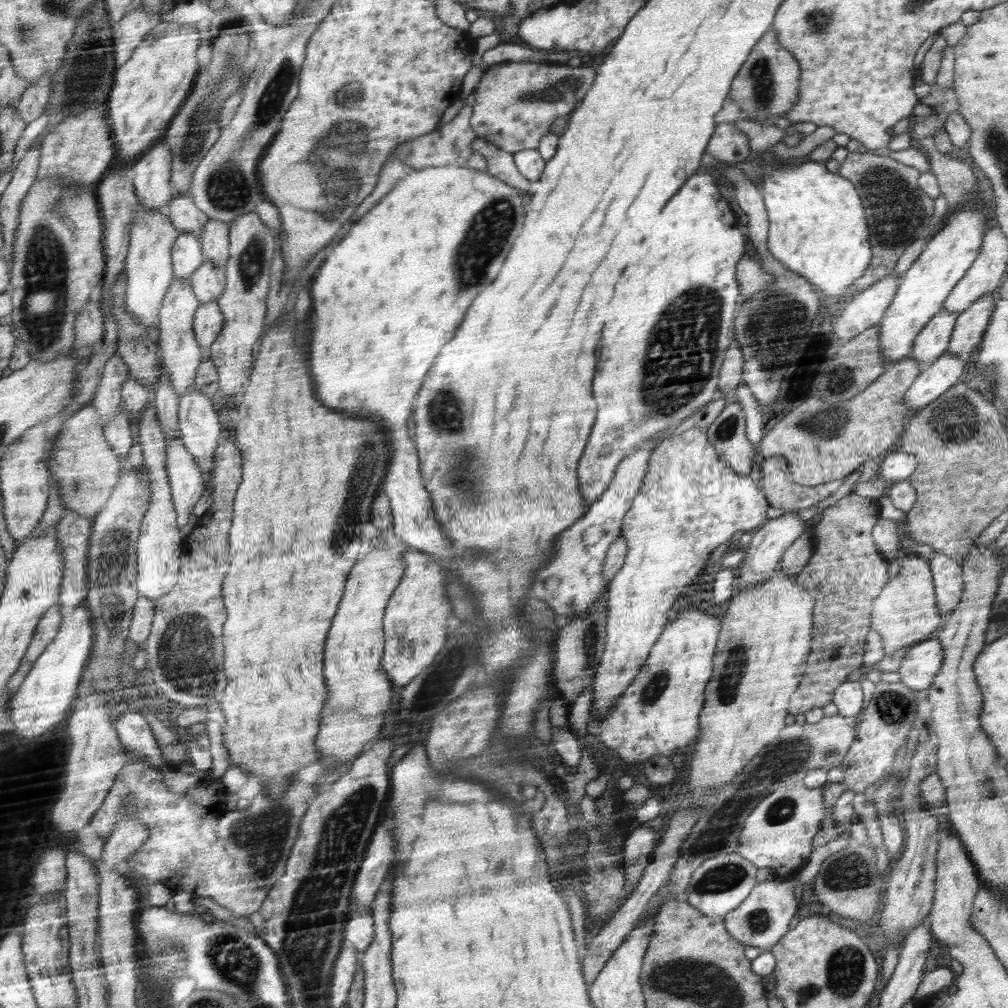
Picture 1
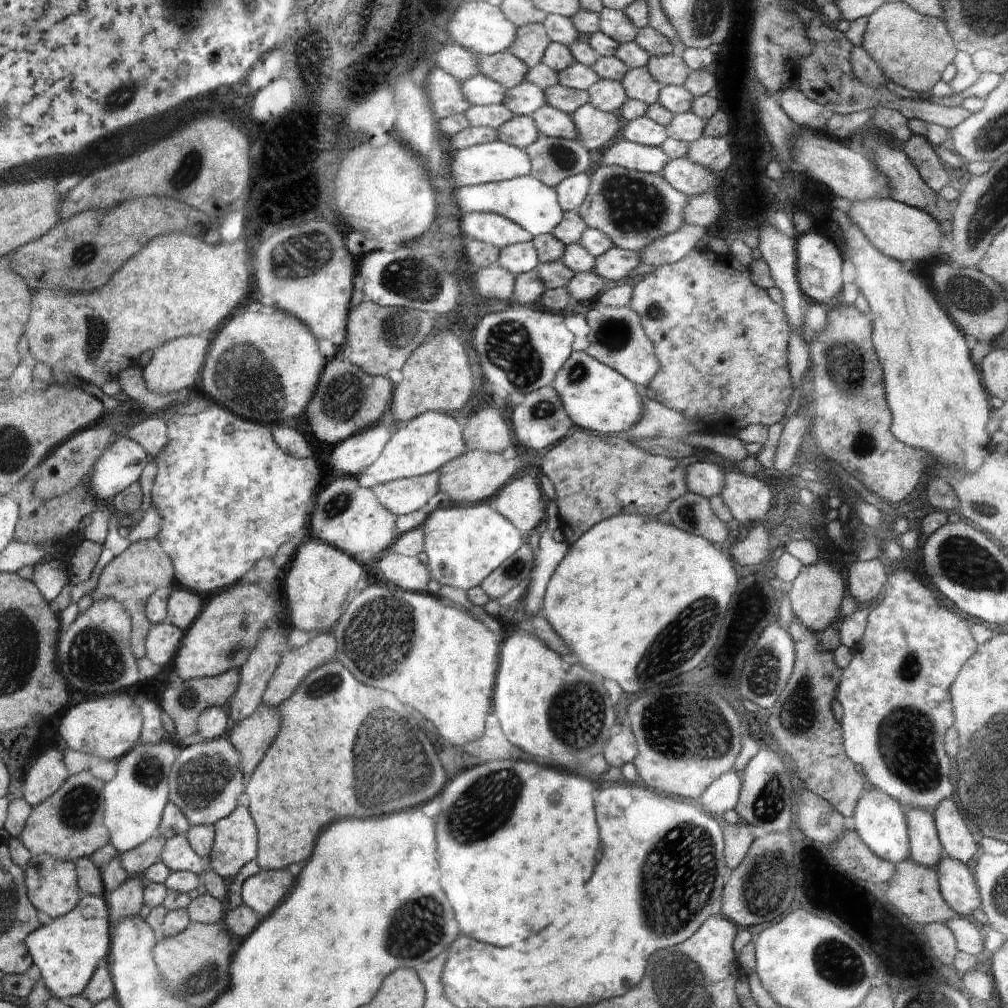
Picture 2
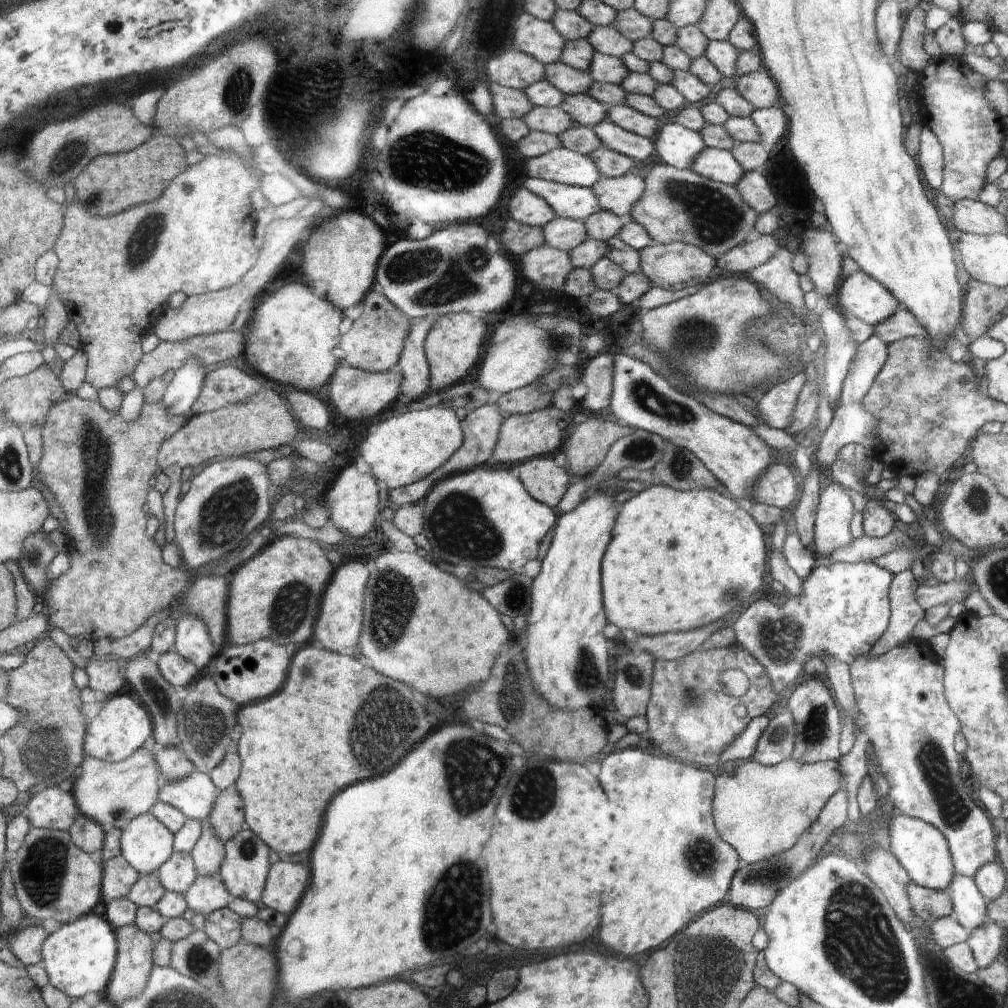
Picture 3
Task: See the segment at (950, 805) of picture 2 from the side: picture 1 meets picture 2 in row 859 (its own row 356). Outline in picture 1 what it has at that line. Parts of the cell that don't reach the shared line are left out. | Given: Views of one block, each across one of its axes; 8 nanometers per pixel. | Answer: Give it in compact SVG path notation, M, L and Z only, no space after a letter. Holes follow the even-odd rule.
M993 291L961 312L956 319L947 350L950 350L952 357L958 358L966 366L974 360L997 300L998 296Z

